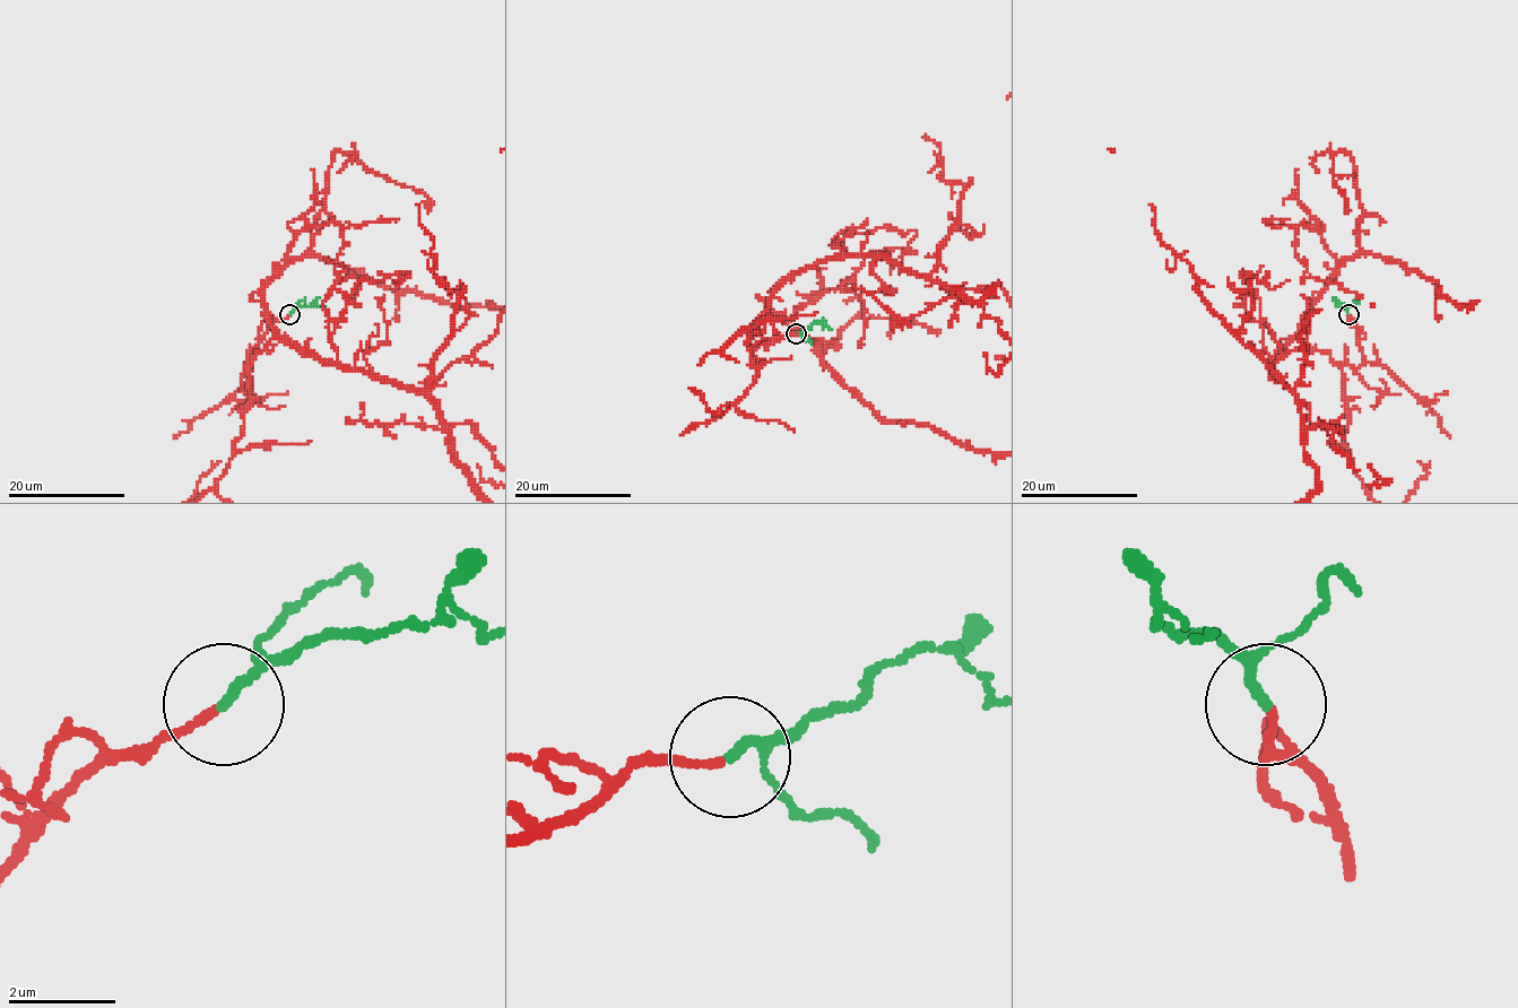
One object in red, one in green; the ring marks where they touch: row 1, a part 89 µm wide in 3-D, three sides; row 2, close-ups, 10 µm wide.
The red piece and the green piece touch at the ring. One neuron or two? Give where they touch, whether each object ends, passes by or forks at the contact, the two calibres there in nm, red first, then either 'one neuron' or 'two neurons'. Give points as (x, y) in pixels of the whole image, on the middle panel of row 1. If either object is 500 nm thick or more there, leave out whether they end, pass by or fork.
place (796, 333); red ends; green ends; calibres 140 and 180 nm; one neuron

